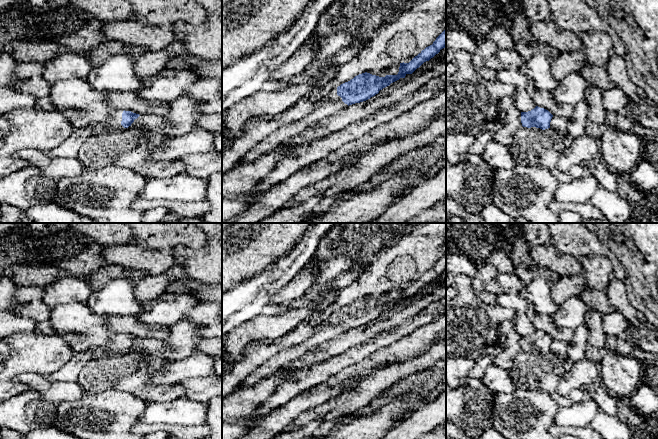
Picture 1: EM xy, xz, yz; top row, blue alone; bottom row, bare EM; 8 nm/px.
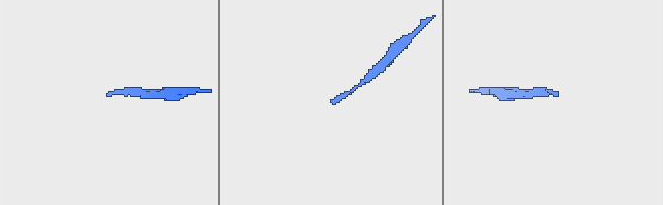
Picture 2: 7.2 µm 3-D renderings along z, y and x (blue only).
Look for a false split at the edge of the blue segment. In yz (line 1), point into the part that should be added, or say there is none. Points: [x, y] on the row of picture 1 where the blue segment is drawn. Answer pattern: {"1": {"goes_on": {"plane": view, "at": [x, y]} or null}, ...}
{"1": {"goes_on": null}}

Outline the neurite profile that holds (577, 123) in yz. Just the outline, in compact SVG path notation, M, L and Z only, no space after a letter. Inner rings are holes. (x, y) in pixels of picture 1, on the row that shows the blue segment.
M586 101L577 103L572 116L568 119L568 134L573 138L584 135L589 120L589 107Z

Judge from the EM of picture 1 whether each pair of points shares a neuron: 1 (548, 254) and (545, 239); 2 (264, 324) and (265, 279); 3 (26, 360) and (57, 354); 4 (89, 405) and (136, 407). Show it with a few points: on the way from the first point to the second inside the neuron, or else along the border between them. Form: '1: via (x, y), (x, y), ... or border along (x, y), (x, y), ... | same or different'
1: border along (550, 243), (533, 244), (530, 246) | different
2: border along (267, 311), (242, 322) | different
3: via (34, 354), (49, 354) | same
4: via (101, 407), (124, 407) | same

